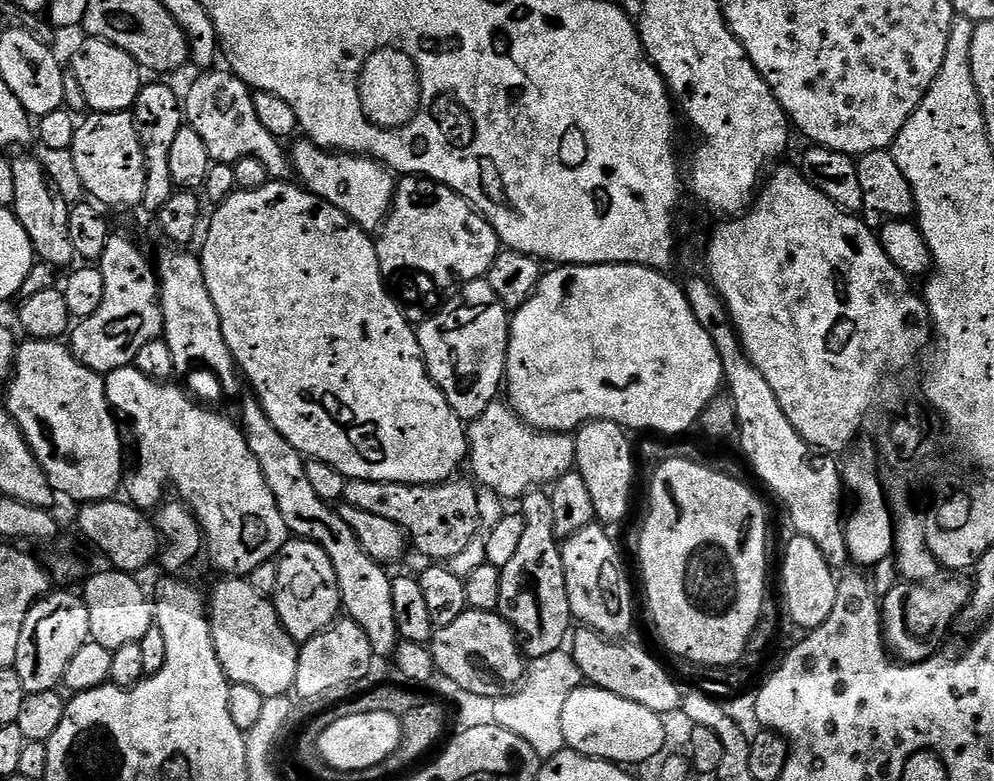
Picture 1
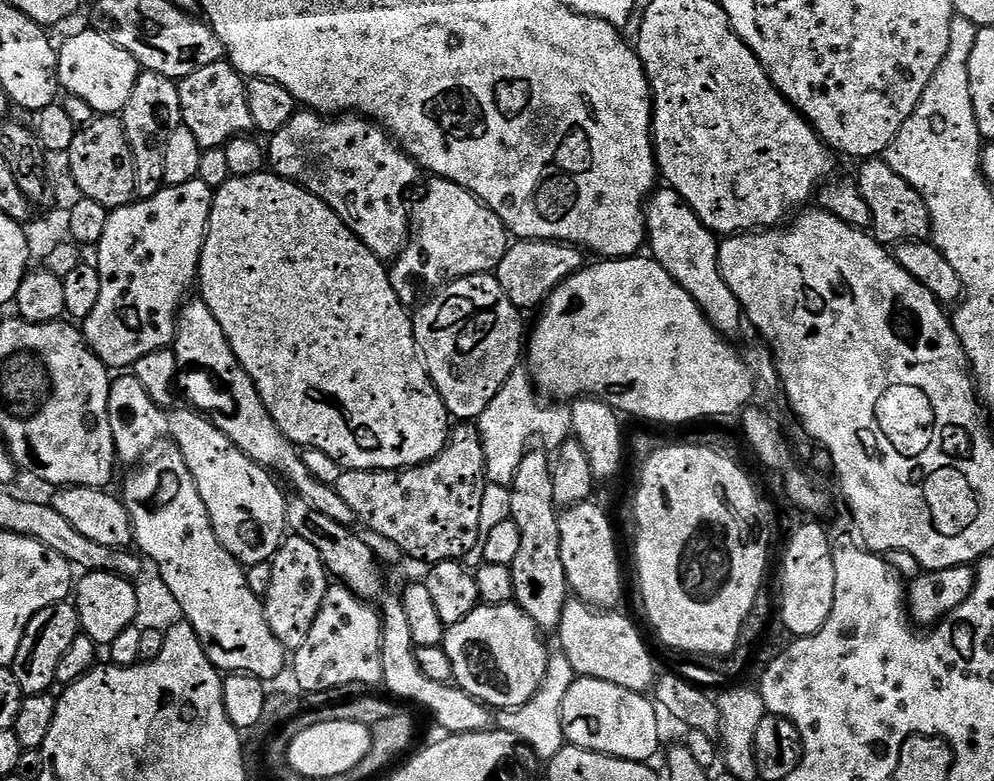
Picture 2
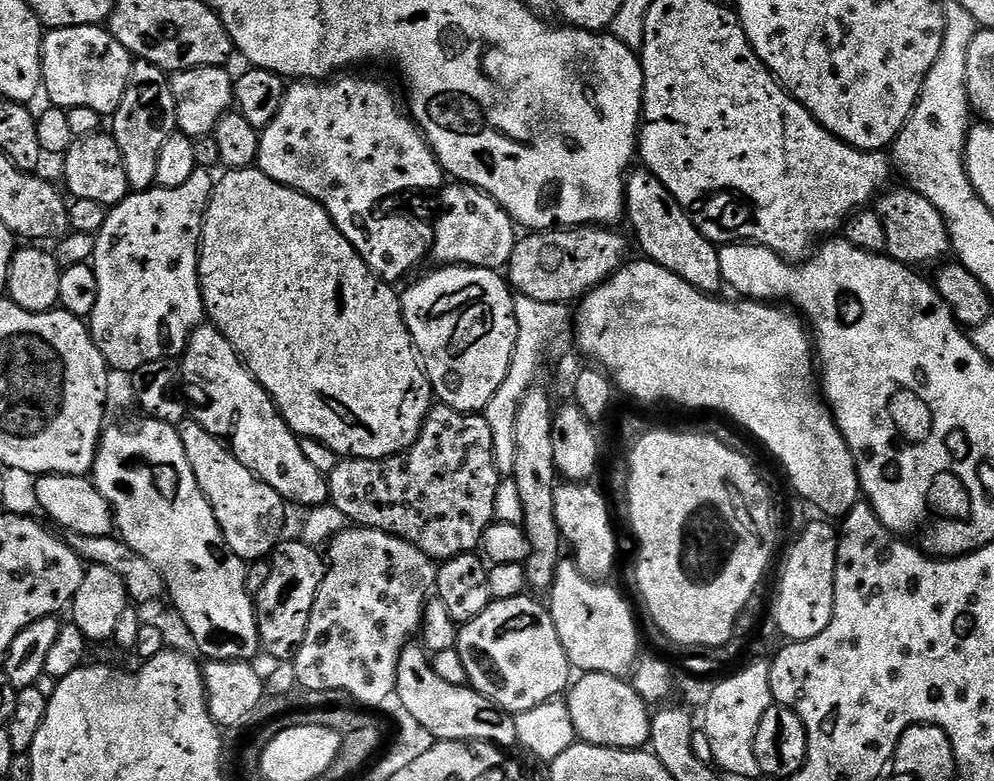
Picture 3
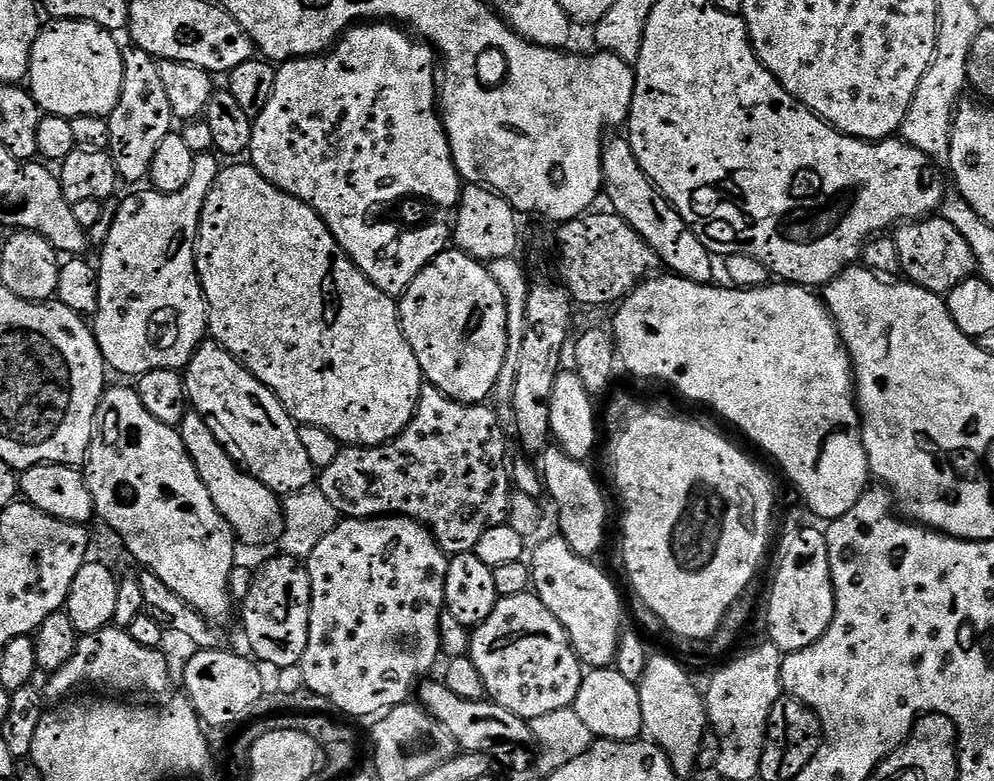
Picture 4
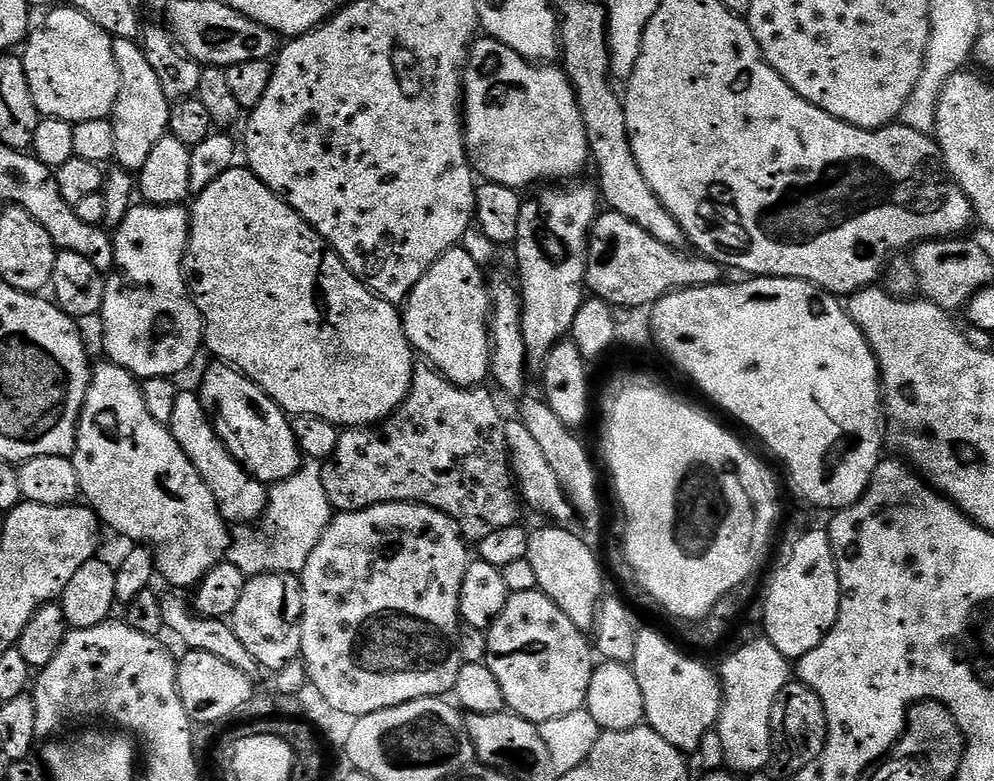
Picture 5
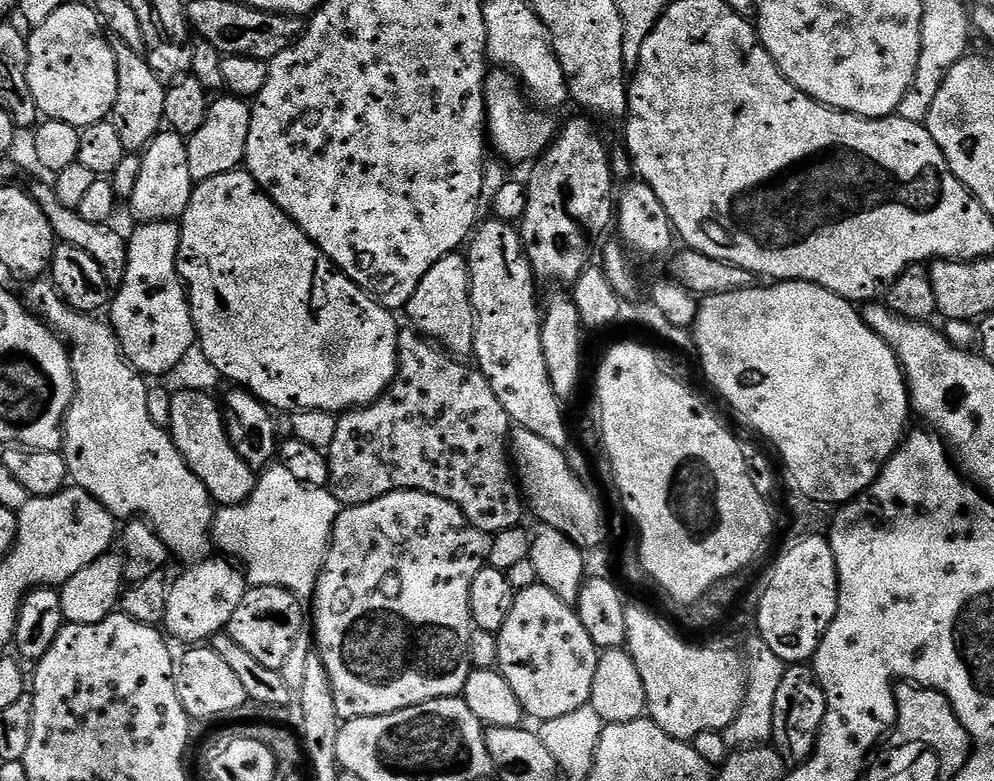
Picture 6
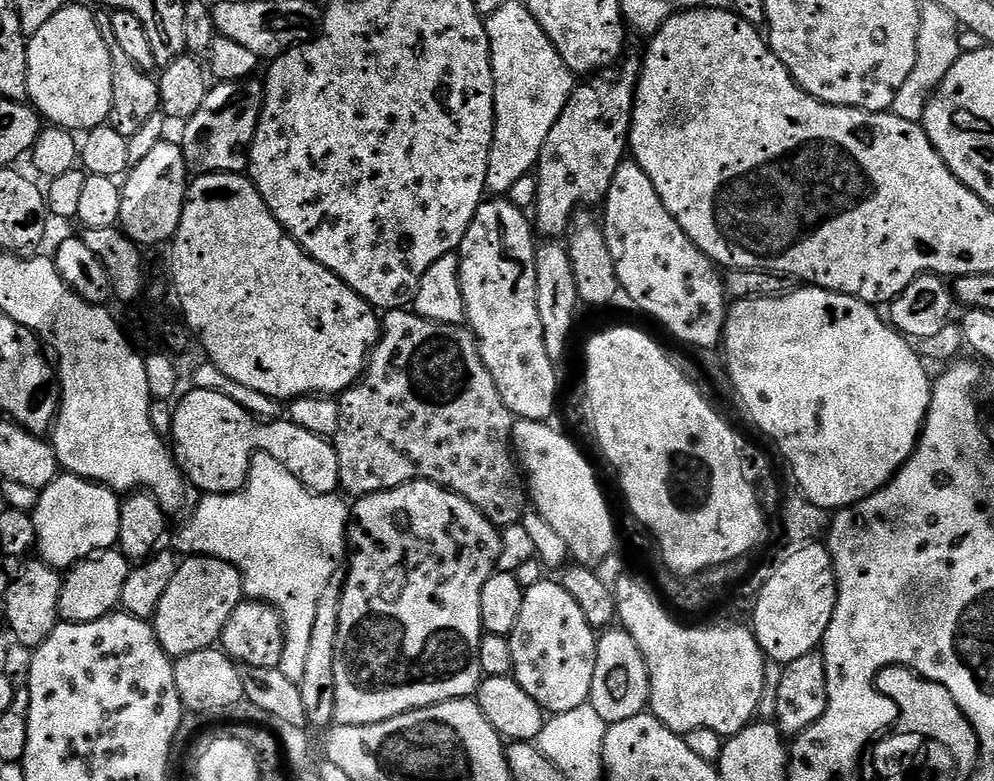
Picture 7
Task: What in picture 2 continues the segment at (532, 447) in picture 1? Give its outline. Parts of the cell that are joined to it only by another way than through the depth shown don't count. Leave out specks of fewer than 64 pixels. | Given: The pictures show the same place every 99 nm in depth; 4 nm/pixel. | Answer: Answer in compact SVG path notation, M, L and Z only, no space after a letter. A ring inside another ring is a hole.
M524 366L515 368L510 378L502 382L502 390L498 390L494 398L490 398L490 406L486 406L486 410L482 410L478 417L489 485L511 485L514 474L518 474L518 466L522 466L522 458L530 450L531 444L528 443L544 420L544 412L540 409L536 396L538 397L538 389L531 371Z

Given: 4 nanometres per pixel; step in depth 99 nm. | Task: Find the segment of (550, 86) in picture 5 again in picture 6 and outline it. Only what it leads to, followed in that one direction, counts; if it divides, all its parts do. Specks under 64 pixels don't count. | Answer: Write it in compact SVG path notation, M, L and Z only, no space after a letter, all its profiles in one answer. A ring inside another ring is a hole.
M492 70L485 75L484 110L486 132L490 137L491 147L493 144L501 152L497 153L508 162L511 160L535 161L552 143L558 131L558 124L548 117L551 115L547 111L533 110L530 107L520 81L507 70Z

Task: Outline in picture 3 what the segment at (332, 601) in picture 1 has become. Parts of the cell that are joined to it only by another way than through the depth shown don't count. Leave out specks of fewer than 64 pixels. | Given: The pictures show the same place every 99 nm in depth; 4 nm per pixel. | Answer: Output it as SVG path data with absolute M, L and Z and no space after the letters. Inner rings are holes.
M296 538L281 543L278 551L271 557L272 569L266 578L266 586L254 598L256 621L260 635L260 647L276 662L288 662L293 659L306 638L307 626L310 624L311 611L314 610L315 596L320 583L323 582L326 569L325 561L315 547Z

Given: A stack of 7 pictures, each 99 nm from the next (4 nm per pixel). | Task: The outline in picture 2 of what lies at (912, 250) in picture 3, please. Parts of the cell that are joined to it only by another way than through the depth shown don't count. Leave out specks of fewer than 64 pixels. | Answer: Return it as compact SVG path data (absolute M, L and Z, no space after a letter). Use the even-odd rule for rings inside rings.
M868 158L854 175L854 182L870 206L872 219L871 235L876 237L879 244L895 246L904 244L907 240L928 240L932 235L930 210L926 210L926 202L922 202L922 194L902 178L902 174L894 174L888 161L883 158Z

